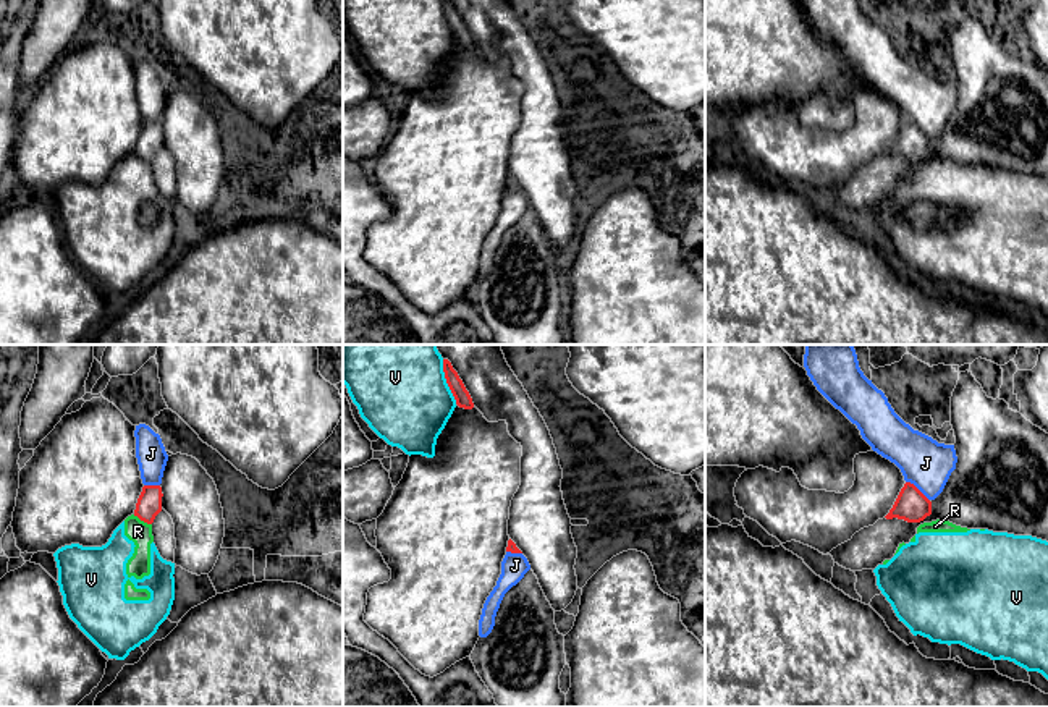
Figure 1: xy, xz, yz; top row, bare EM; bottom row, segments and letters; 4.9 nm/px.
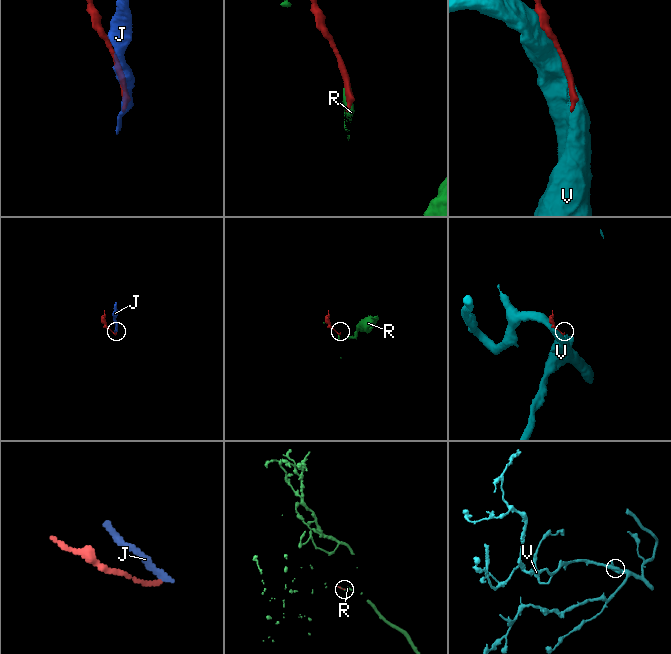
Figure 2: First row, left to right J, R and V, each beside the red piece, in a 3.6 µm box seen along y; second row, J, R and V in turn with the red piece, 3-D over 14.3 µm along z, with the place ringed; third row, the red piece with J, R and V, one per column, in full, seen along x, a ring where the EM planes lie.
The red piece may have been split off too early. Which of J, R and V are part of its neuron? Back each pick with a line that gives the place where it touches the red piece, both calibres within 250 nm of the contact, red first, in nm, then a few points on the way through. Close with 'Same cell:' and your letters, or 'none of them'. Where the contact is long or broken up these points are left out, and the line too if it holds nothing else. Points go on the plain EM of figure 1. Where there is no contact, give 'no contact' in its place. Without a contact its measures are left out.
Same cell: none of them

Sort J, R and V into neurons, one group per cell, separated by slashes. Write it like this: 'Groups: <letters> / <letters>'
Groups: J / R V

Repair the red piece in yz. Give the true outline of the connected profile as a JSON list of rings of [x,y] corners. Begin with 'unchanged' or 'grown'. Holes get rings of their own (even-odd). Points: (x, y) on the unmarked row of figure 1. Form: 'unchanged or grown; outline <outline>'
unchanged; outline [[[911,120],[901,126],[886,157],[904,157],[907,160],[920,160],[932,152],[932,139]]]

